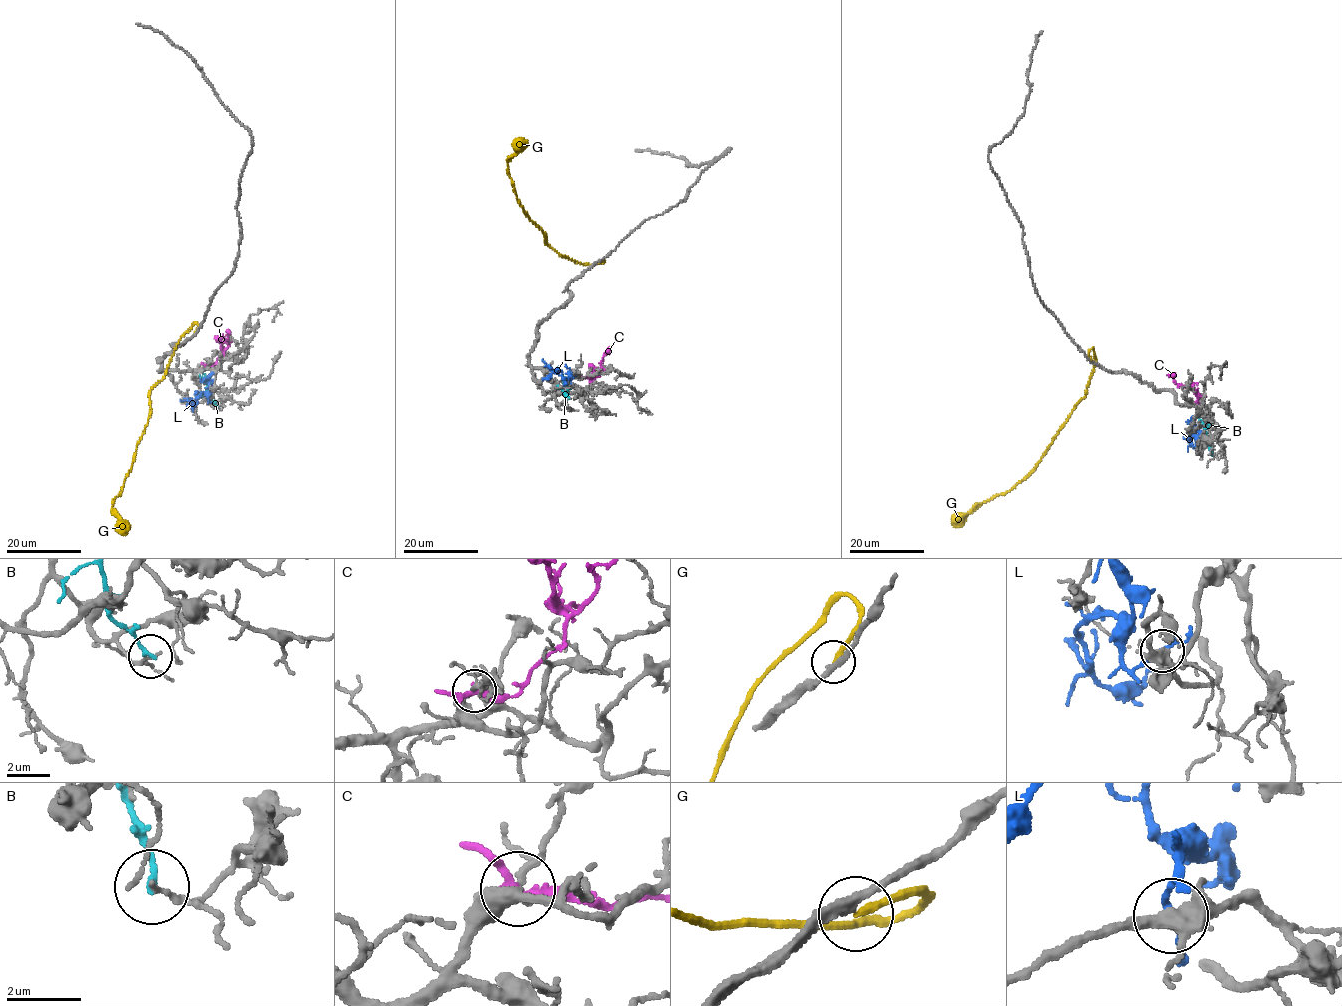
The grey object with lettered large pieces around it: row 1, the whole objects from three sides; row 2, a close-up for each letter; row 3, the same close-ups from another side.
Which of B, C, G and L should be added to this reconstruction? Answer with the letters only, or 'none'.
G

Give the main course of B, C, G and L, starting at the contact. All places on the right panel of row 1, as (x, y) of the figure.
B: (1211, 454), (1205, 427), (1198, 418)
C: (1199, 407), (1195, 390), (1177, 385), (1173, 377), (1166, 375)
G: (1091, 359), (1089, 352), (1092, 349), (1095, 363), (1086, 394), (1035, 467), (1011, 489), (978, 504), (952, 524)
L: (1203, 441), (1197, 444), (1197, 437), (1191, 435), (1188, 438), (1190, 445), (1183, 437)

